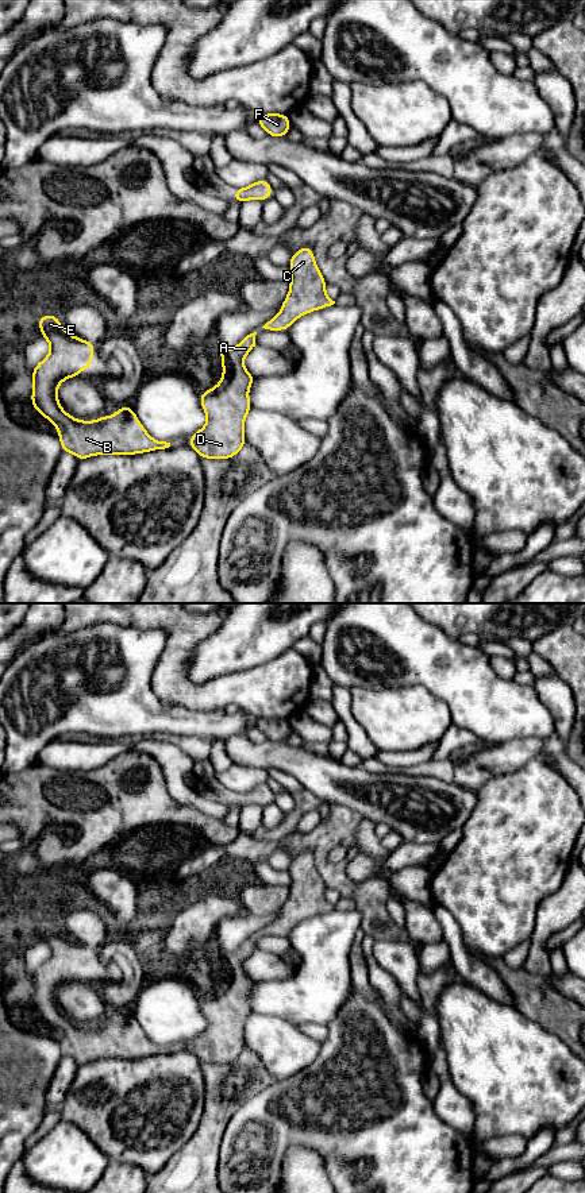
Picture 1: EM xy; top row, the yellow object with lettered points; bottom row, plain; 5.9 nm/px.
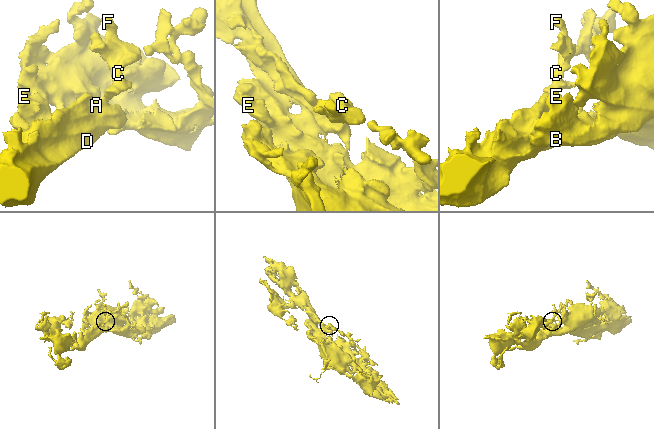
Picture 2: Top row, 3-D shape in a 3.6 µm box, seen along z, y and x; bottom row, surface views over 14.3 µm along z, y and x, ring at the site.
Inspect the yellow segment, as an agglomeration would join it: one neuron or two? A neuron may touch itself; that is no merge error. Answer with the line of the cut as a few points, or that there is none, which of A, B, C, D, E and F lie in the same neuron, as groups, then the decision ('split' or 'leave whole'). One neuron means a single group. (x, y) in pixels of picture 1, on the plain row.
no cut; A B C D E F; leave whole

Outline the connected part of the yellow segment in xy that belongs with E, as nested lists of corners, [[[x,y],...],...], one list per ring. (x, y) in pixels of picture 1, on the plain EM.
[[[54,919],[41,920],[38,931],[41,942],[50,947],[50,957],[32,973],[31,1009],[55,1030],[62,1057],[84,1065],[96,1059],[136,1059],[170,1051],[170,1047],[155,1045],[146,1036],[131,1009],[120,1011],[113,1022],[104,1019],[95,1026],[68,1019],[57,995],[65,984],[91,973],[97,949],[66,937]]]

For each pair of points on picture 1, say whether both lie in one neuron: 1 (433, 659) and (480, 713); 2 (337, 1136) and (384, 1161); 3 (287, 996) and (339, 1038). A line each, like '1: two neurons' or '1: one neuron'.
1: one neuron
2: one neuron
3: two neurons

